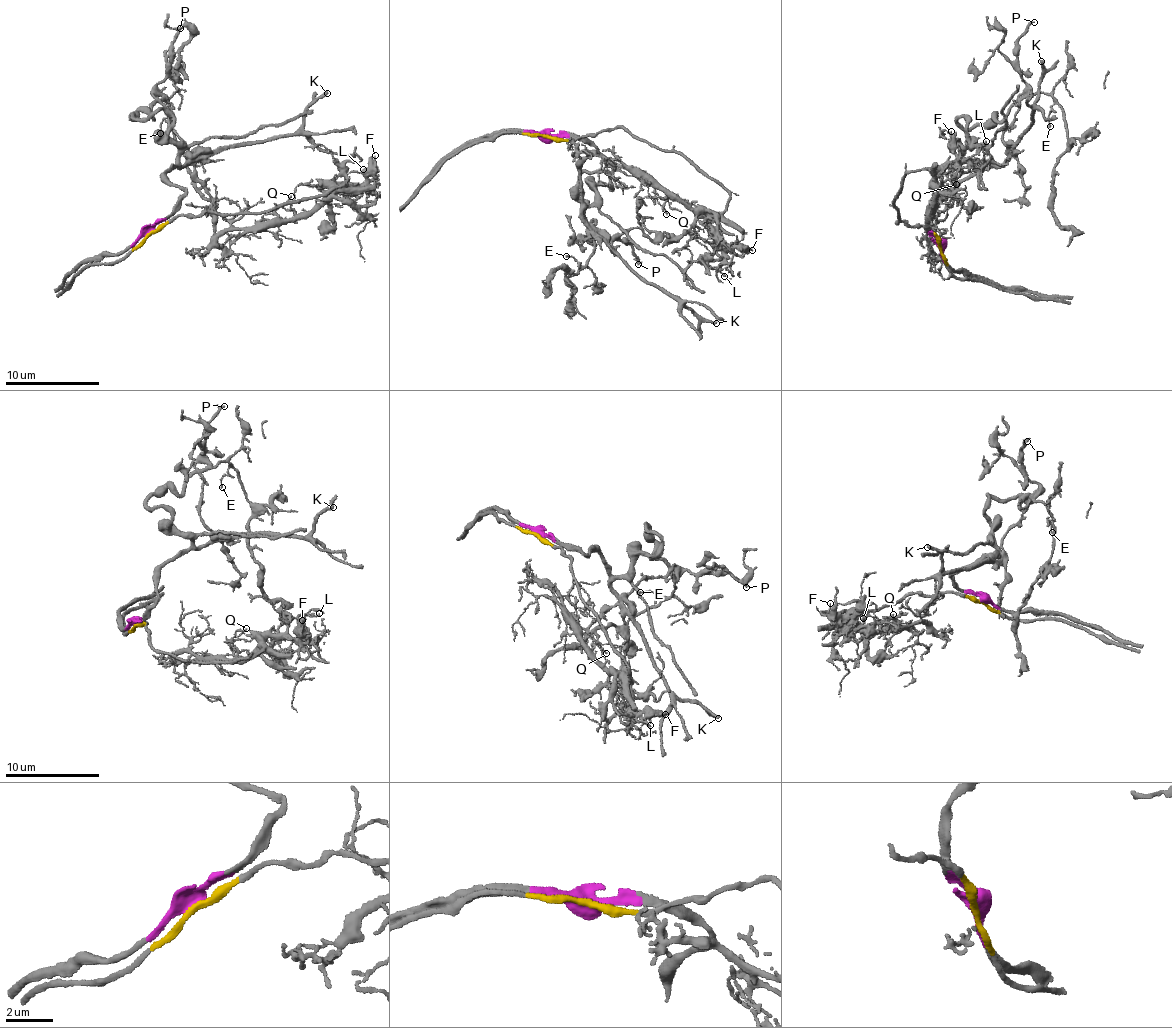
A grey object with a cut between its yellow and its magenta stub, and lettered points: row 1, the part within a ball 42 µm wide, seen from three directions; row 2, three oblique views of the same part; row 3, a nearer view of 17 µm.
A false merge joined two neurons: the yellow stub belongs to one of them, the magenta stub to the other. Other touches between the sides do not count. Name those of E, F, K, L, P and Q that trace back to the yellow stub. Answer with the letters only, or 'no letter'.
F, L, Q

